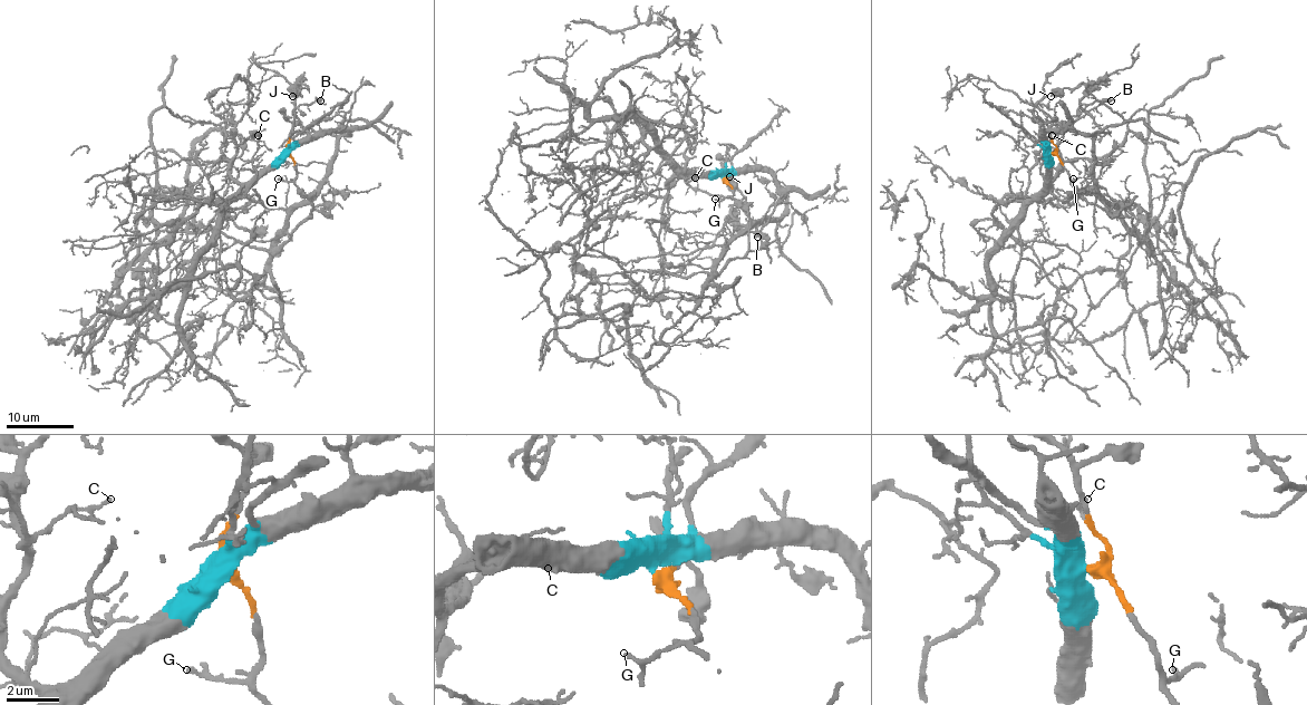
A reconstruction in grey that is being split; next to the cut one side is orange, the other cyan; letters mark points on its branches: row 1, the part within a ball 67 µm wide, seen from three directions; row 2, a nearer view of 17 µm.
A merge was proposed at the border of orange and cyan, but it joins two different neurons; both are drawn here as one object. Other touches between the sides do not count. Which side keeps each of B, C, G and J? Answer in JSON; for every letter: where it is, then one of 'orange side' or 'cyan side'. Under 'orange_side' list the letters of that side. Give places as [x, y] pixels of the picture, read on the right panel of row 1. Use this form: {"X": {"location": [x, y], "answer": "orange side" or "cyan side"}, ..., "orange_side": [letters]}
{"B": {"location": [1111, 100], "answer": "cyan side"}, "C": {"location": [1052, 135], "answer": "cyan side"}, "G": {"location": [1073, 179], "answer": "orange side"}, "J": {"location": [1051, 96], "answer": "cyan side"}, "orange_side": ["G"]}

